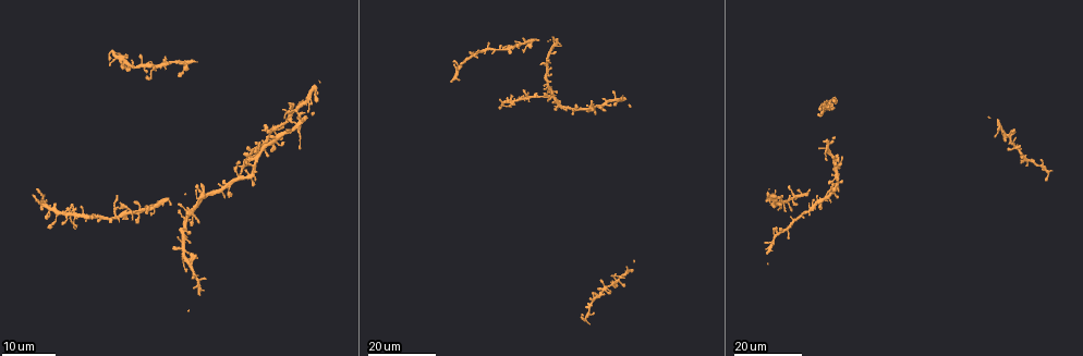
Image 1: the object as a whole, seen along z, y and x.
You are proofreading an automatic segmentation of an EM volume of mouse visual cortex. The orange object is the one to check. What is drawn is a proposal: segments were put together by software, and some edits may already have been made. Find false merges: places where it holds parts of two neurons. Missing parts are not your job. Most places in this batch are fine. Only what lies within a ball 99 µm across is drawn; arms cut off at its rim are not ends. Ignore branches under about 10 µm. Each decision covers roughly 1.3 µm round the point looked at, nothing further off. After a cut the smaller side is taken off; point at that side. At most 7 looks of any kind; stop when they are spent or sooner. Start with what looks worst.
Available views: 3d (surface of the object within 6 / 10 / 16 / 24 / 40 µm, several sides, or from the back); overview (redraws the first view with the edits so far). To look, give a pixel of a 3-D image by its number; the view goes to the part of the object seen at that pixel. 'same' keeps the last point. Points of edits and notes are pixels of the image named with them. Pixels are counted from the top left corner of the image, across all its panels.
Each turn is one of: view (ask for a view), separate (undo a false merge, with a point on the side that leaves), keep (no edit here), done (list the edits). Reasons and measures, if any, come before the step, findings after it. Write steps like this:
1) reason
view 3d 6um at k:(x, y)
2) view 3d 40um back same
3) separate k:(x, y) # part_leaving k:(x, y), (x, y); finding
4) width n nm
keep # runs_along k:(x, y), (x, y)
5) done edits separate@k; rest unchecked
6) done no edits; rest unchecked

three arms meet
view 3d 24um at 1:(793, 221)

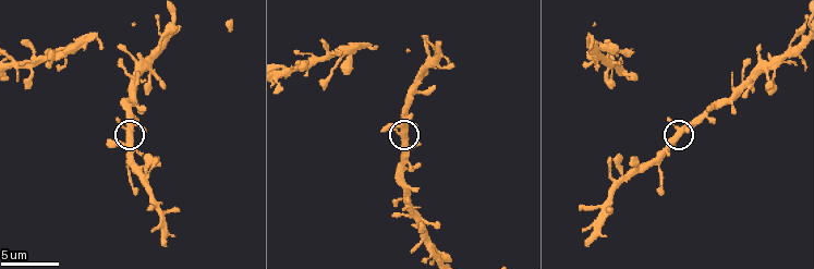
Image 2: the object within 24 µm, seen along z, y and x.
closer look
view 3d 10um at 2:(400, 134)

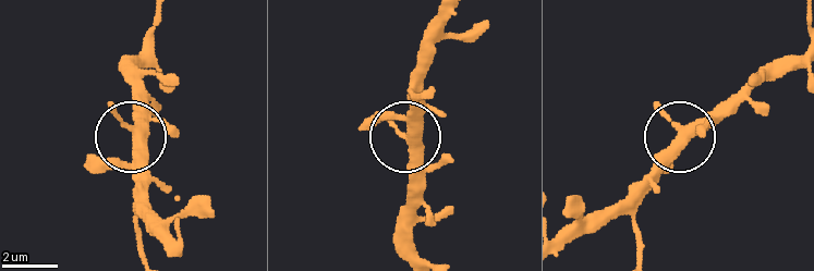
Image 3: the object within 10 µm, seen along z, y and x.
width 330 nm
keep # all the same neuron

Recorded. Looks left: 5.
arms part here
view 3d 24um at 1:(609, 99)

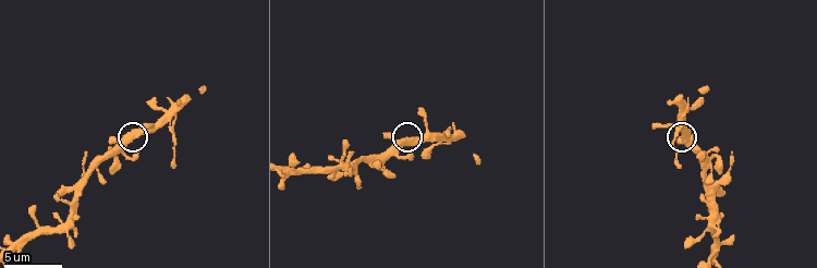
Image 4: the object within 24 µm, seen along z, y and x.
view 3d 6um at 4:(398, 140)

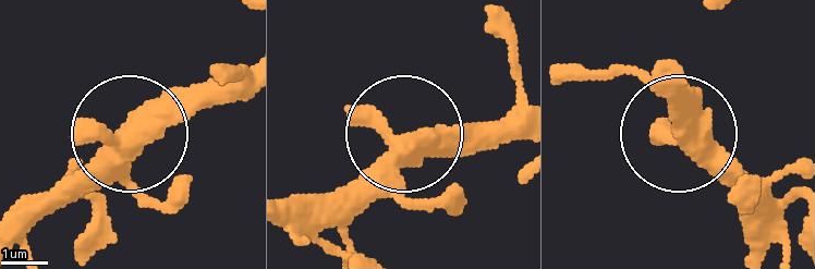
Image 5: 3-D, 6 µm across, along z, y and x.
view 3d 6um back at 5:(129, 127)

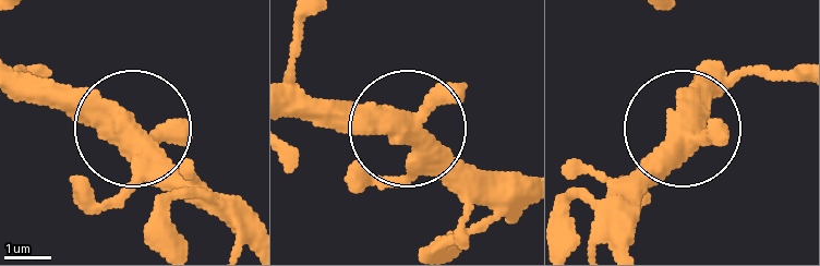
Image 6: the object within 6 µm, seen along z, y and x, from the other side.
keep # runs_along 6:(612, 240), (624, 181), (718, 87), (748, 75); one neuron here

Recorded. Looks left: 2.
a fork
view 3d 10um at 4:(355, 162)

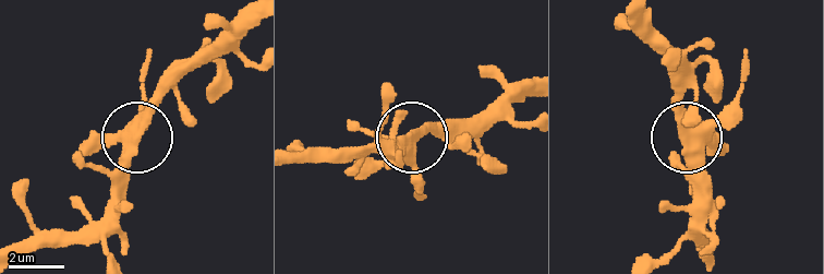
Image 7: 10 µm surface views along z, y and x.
view 3d 6um at 7:(406, 137)

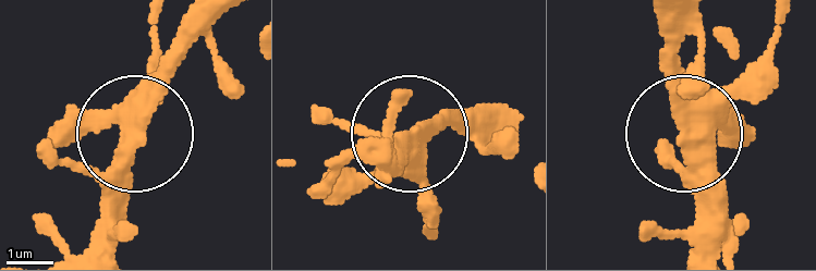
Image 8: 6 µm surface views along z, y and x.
width 420 nm
keep # runs_along 8:(158, 20), (138, 128), (146, 89), (217, 20); one neuron here

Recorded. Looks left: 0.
done no edits; rest unchecked

